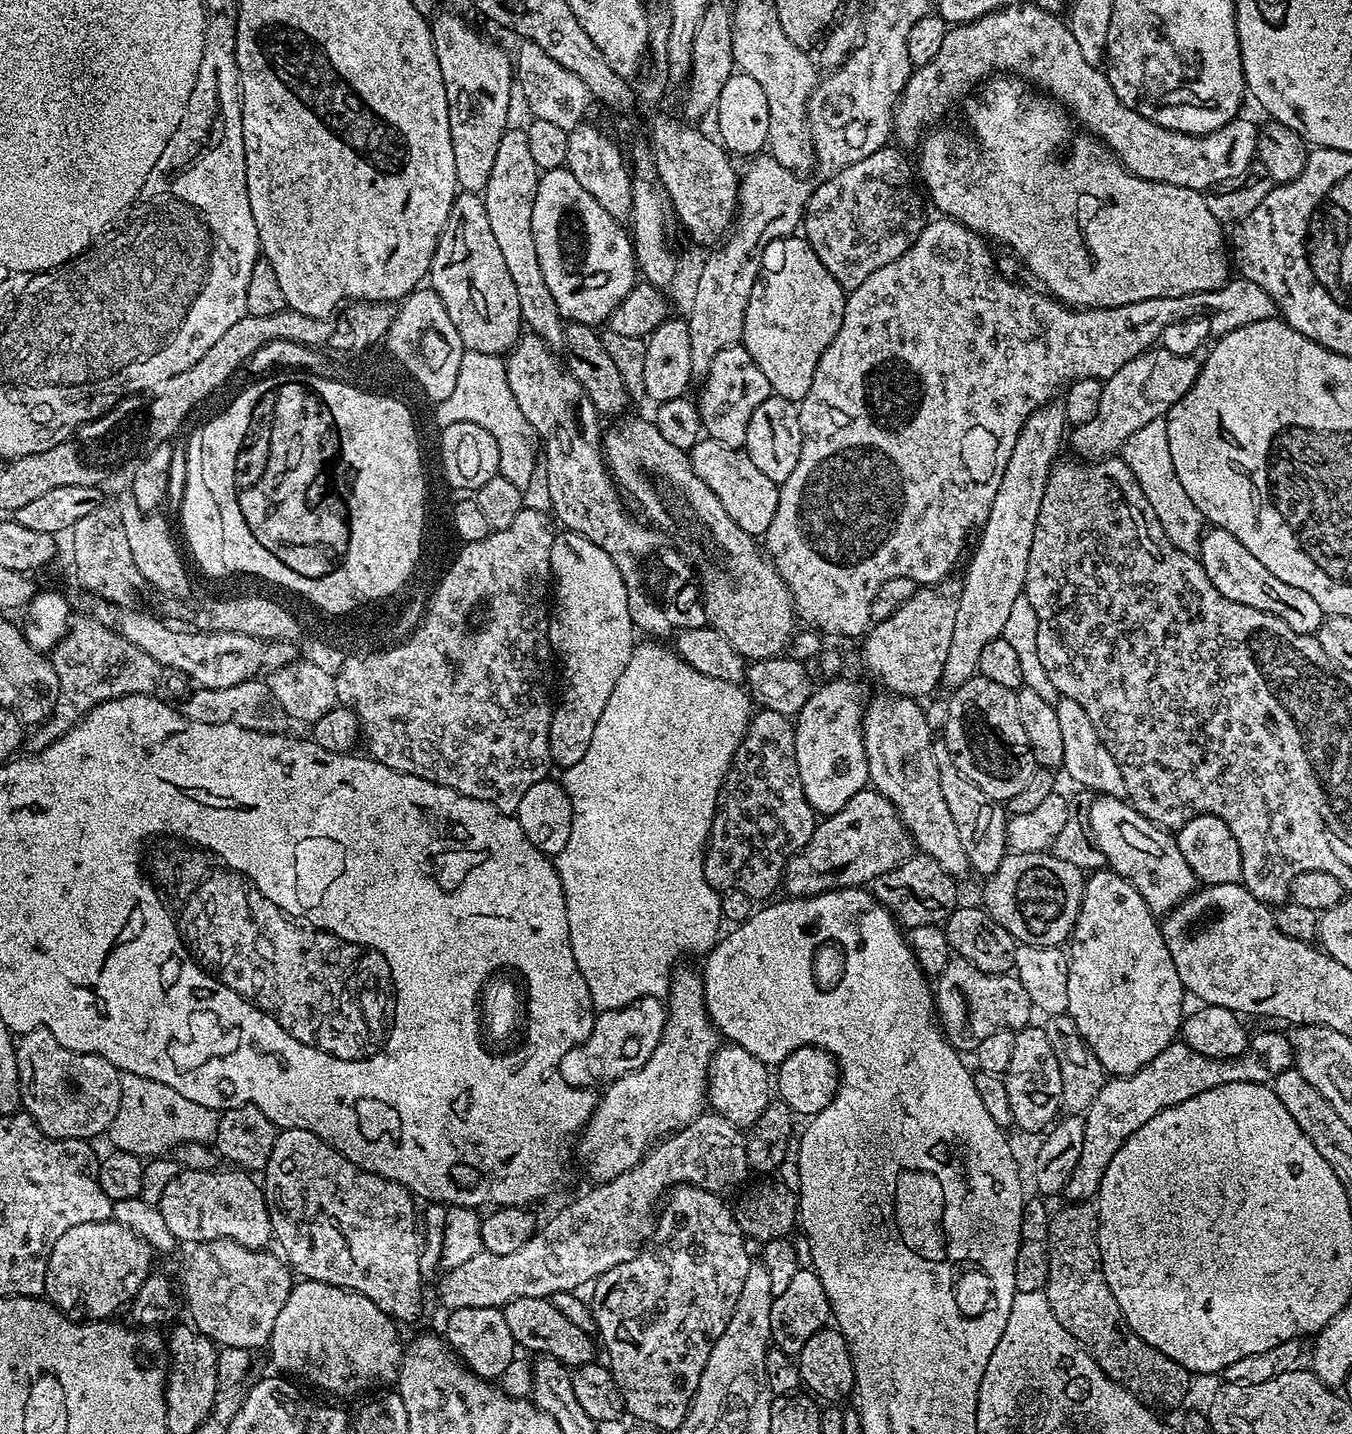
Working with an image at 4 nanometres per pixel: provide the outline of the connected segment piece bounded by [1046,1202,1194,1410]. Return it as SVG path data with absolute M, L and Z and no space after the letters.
M1068 1202L1065 1208L1051 1213L1048 1222L1048 1301L1054 1318L1066 1326L1066 1330L1098 1362L1098 1366L1114 1382L1118 1382L1130 1394L1153 1409L1176 1408L1188 1396L1192 1388L1193 1373L1178 1362L1166 1358L1154 1346L1142 1342L1126 1322L1110 1286L1106 1286L1106 1274L1100 1257L1100 1210L1092 1202Z

